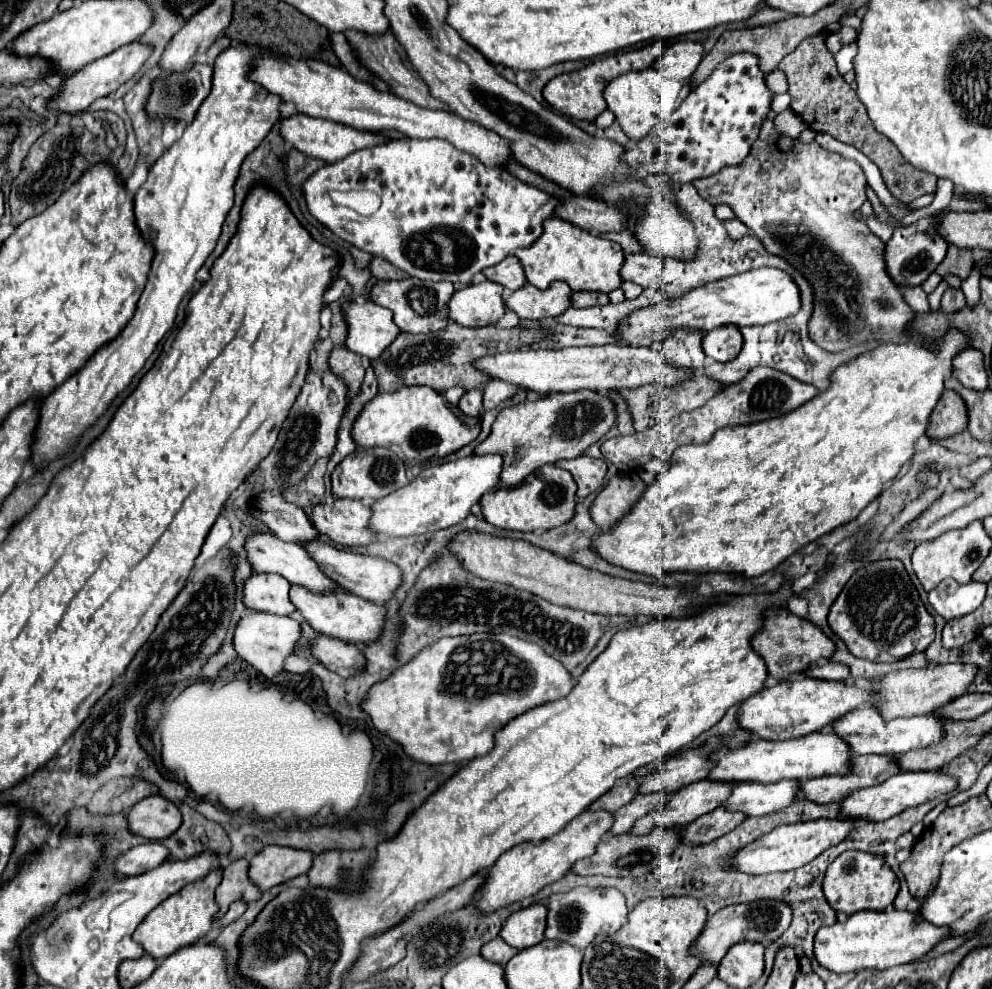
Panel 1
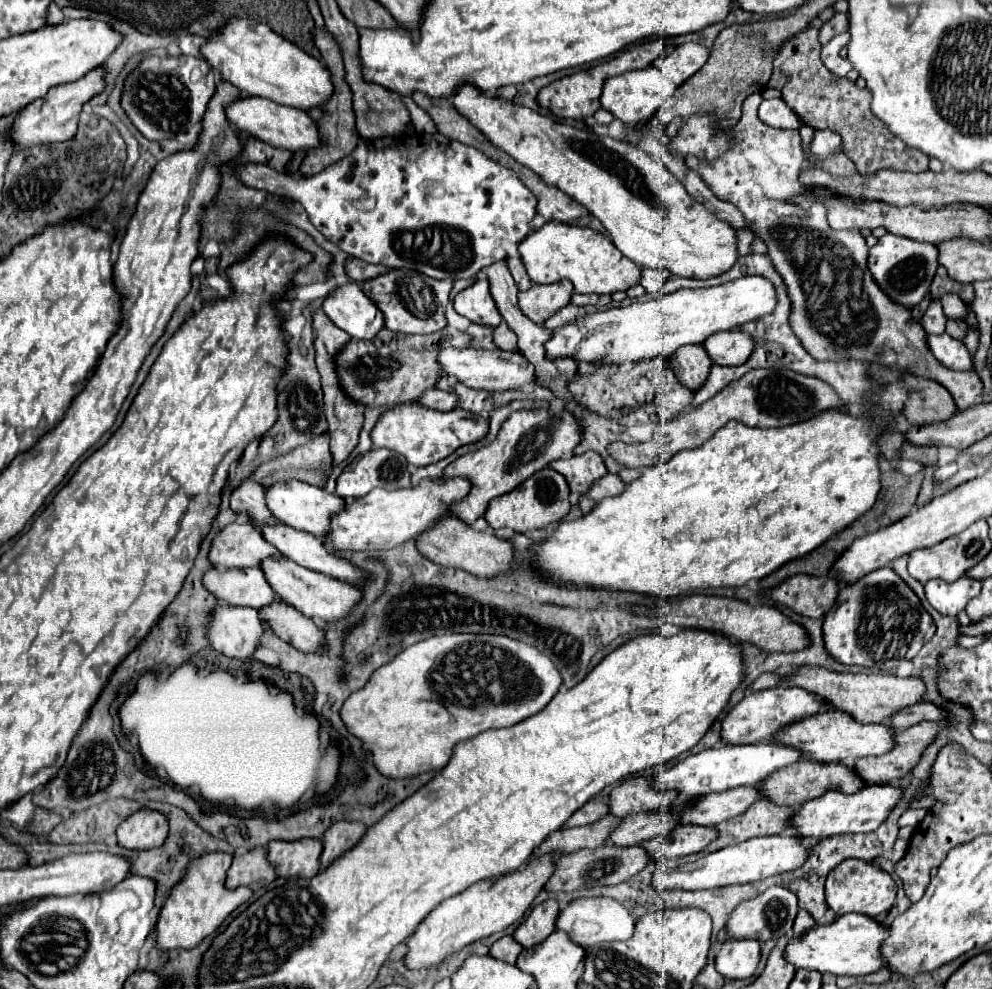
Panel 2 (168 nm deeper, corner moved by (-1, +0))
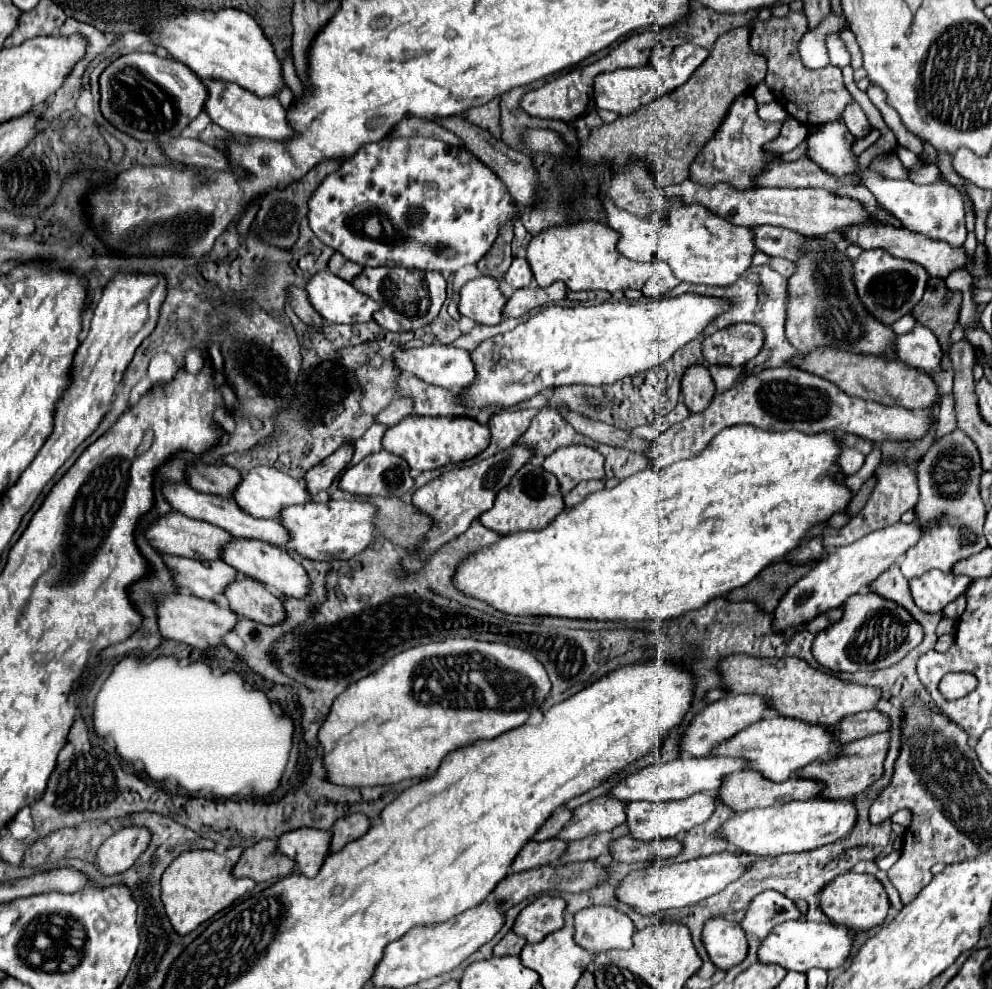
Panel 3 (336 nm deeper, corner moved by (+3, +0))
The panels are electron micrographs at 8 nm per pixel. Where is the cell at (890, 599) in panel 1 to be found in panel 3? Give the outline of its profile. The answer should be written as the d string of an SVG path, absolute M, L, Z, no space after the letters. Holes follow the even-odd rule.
M862 589L860 593L852 595L842 609L842 619L818 631L812 645L816 661L832 671L856 673L892 667L924 639L924 627L902 605L884 599L870 589Z

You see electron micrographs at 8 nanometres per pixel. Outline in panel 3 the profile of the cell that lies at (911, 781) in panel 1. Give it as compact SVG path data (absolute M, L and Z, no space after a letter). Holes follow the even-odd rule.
M806 799L806 801L790 801L776 807L766 809L752 809L746 813L736 813L724 829L720 829L720 835L738 851L746 855L764 855L774 857L782 853L800 853L810 851L816 847L822 847L826 843L832 843L836 839L842 839L848 835L858 821L858 809L856 801L840 801L840 799Z

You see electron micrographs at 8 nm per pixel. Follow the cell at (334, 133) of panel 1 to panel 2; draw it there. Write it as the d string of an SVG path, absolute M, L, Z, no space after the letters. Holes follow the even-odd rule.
M244 95L244 97L236 99L236 101L232 101L224 111L226 111L228 121L238 131L244 131L244 133L268 143L268 145L274 145L274 147L280 147L280 149L290 149L290 151L298 151L302 147L318 147L320 145L320 135L318 135L316 123L300 109L280 107L278 103L272 103L268 99Z

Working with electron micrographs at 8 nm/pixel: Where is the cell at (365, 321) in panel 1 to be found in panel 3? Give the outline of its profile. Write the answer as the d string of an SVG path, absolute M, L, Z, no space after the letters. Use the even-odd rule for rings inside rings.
M330 271L316 273L306 285L306 293L312 307L326 321L336 325L368 323L376 311L376 303L368 295L356 291L350 283Z

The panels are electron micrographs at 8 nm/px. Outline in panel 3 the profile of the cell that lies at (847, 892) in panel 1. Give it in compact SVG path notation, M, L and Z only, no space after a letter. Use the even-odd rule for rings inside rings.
M842 873L836 879L832 879L820 893L820 907L826 913L826 917L830 917L832 923L840 923L840 925L848 925L852 931L868 931L876 925L882 925L888 909L890 909L890 901L888 901L888 893L884 889L884 885L868 873Z

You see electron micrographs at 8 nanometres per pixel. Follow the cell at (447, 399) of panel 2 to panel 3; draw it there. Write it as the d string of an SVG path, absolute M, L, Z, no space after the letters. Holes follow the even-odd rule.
M400 397L400 399L394 399L378 417L376 421L378 423L384 423L388 427L396 425L398 421L402 421L404 417L408 417L412 413L414 405L412 405L412 397Z

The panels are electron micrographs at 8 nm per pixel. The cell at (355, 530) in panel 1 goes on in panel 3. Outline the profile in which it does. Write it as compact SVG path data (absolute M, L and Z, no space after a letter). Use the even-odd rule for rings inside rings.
M254 467L246 475L242 475L240 487L236 487L236 491L234 491L234 501L240 505L240 509L244 509L246 513L250 513L254 517L280 519L282 509L286 509L290 505L310 503L312 495L308 493L308 489L306 489L304 483L296 481L290 475L284 475L282 471L276 471L272 467Z

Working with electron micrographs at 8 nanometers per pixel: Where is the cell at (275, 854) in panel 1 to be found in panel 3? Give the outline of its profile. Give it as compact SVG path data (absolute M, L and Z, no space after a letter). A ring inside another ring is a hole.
M304 827L284 833L278 839L278 851L290 857L304 877L316 877L318 869L322 867L328 855L328 839L330 839L328 831Z

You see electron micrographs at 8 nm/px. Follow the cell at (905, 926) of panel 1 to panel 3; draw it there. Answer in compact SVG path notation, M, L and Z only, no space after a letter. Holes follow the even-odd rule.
M788 921L780 927L772 929L772 935L762 941L758 949L758 959L762 963L776 963L784 967L786 971L800 971L806 973L814 967L830 971L838 969L846 963L850 957L854 943L854 931L846 925L834 925L834 923L812 923L812 921Z

